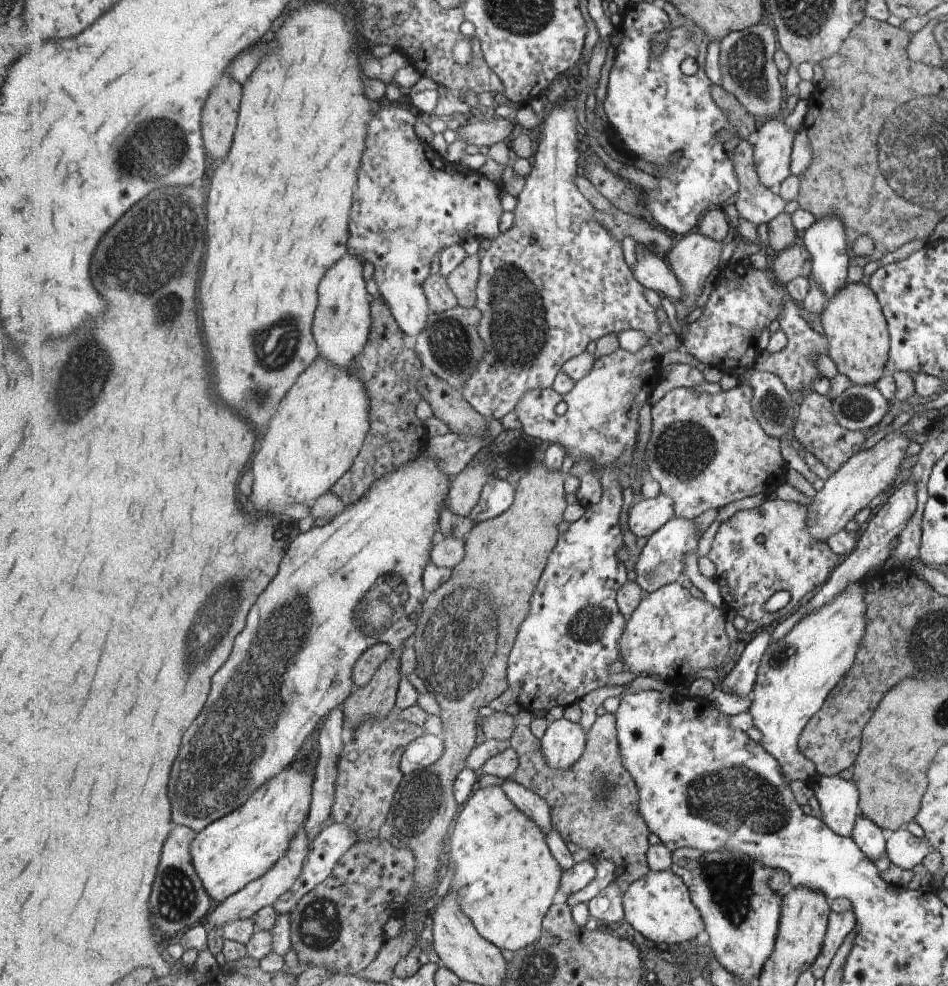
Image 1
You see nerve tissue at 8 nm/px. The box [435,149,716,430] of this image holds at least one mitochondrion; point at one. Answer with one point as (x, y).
(515, 337)

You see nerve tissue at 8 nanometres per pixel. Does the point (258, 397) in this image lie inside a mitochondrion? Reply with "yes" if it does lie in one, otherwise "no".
yes

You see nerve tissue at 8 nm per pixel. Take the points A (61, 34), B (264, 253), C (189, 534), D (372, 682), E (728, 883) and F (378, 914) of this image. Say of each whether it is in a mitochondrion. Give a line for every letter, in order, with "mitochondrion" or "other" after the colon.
A: other
B: other
C: other
D: other
E: mitochondrion
F: other

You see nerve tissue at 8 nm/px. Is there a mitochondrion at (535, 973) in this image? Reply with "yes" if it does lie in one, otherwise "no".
yes

